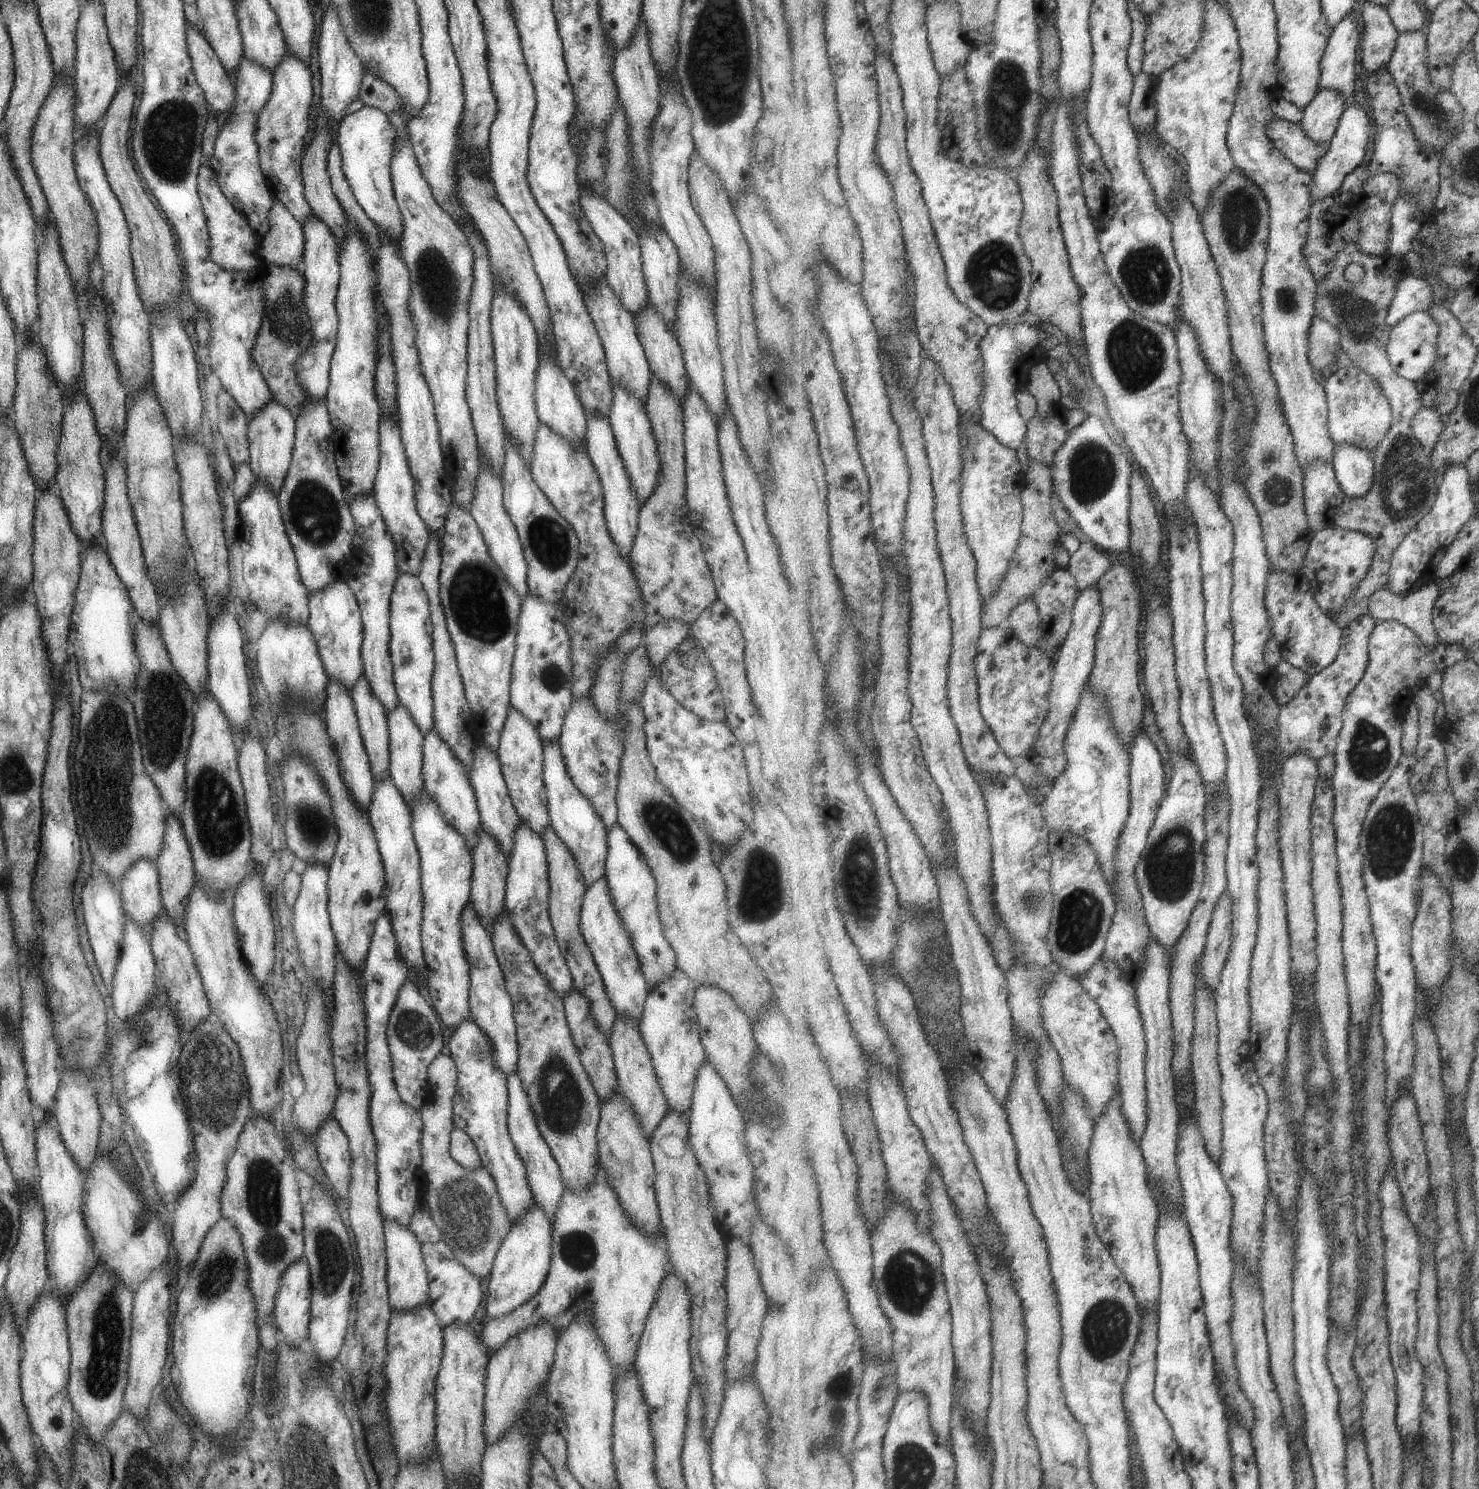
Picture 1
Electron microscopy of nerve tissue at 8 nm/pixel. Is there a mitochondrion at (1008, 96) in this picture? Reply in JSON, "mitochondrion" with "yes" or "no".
{"mitochondrion":"yes"}

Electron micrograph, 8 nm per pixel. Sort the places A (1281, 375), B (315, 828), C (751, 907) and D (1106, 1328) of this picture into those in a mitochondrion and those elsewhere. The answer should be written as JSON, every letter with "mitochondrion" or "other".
{"A":"other","B":"mitochondrion","C":"mitochondrion","D":"mitochondrion"}

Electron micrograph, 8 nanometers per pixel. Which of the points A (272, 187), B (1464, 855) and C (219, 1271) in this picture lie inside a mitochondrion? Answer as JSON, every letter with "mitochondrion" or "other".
{"A":"other","B":"mitochondrion","C":"mitochondrion"}

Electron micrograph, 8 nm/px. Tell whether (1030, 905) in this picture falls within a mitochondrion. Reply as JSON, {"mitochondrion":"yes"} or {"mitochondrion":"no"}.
{"mitochondrion":"yes"}

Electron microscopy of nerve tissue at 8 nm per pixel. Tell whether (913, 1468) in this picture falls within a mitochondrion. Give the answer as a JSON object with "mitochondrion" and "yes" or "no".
{"mitochondrion":"yes"}

